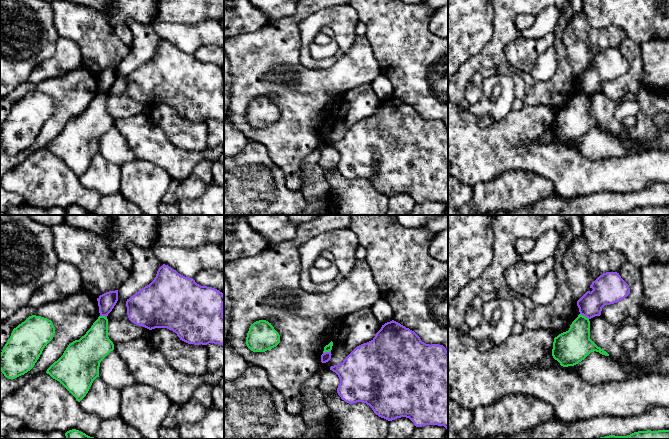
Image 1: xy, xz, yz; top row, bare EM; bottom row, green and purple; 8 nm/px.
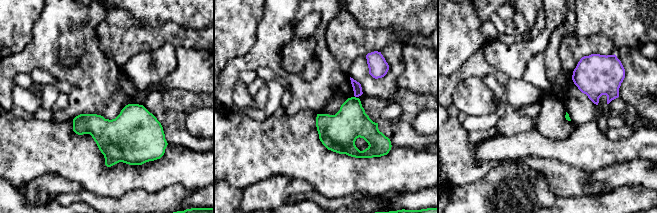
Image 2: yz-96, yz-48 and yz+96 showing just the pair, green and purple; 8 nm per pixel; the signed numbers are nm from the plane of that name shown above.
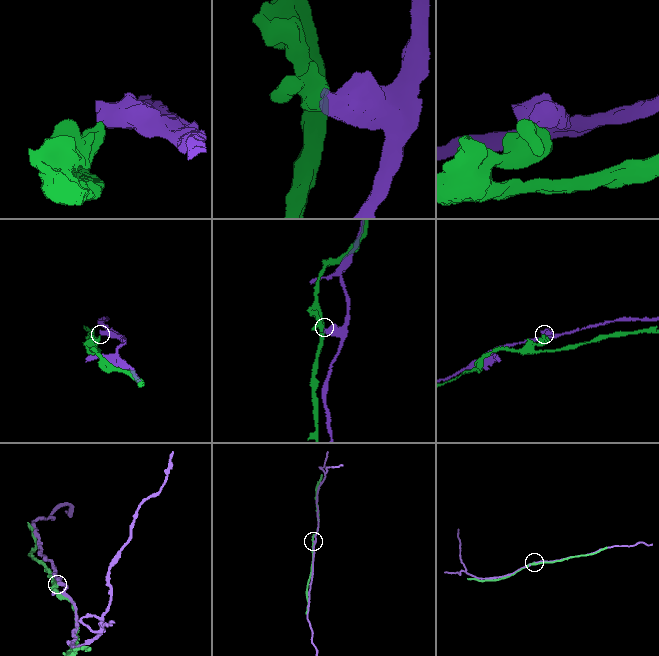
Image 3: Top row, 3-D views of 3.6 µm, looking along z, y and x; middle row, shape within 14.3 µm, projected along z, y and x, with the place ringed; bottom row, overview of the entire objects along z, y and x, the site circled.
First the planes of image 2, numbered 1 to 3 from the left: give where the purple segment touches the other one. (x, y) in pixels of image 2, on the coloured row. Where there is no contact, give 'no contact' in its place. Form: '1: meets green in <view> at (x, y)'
1: no contact
2: no contact
3: no contact

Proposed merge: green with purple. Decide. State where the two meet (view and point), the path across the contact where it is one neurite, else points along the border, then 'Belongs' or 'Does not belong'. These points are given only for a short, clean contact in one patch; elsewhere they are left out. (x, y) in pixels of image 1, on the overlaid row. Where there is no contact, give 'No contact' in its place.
Touches green at yz (584, 316). Boundary: yz (580, 313), (588, 319). Does not belong

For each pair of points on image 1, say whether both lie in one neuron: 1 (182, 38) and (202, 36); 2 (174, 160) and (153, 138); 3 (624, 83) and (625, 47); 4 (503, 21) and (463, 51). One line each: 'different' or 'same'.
1: same
2: same
3: same
4: different

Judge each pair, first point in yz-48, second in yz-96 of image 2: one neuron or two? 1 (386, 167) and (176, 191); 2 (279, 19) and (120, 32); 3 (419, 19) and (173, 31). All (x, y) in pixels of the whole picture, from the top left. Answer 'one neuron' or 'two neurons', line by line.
1: two neurons
2: two neurons
3: two neurons

